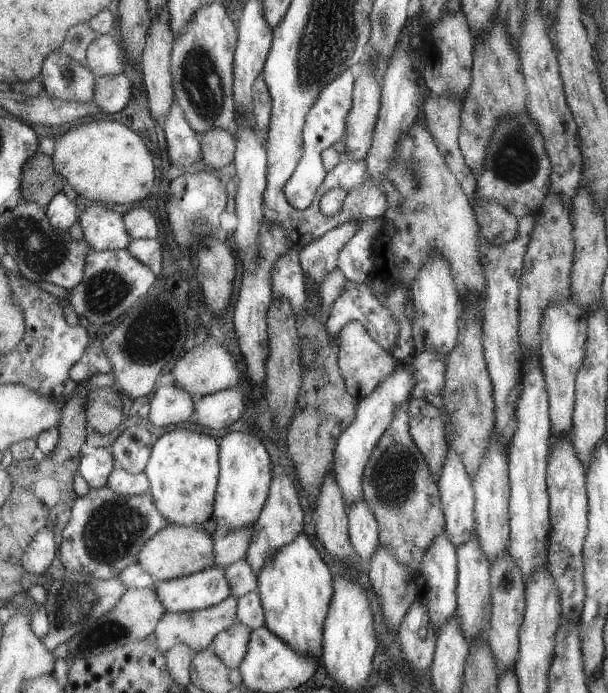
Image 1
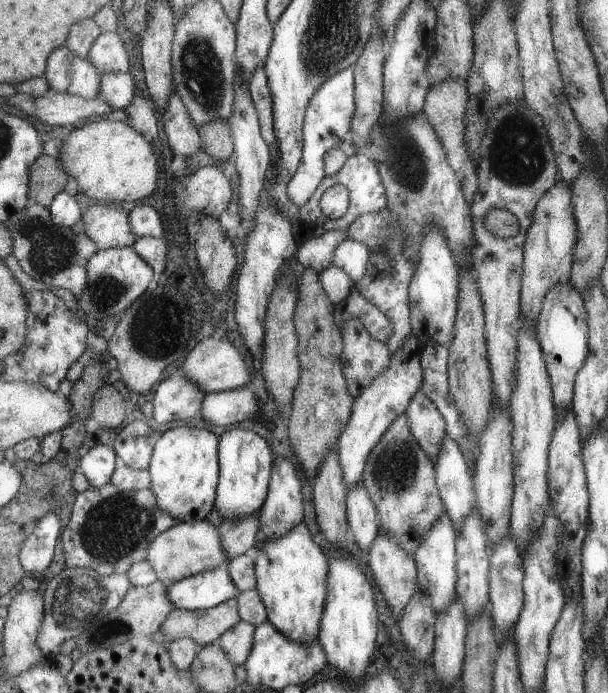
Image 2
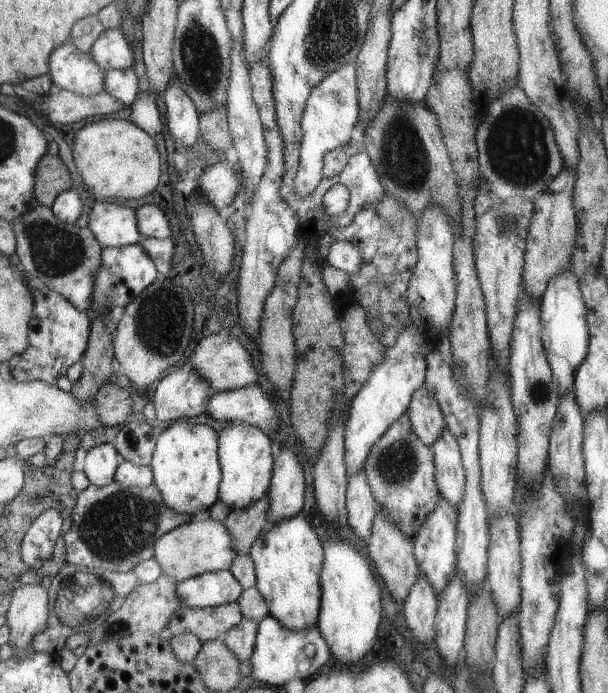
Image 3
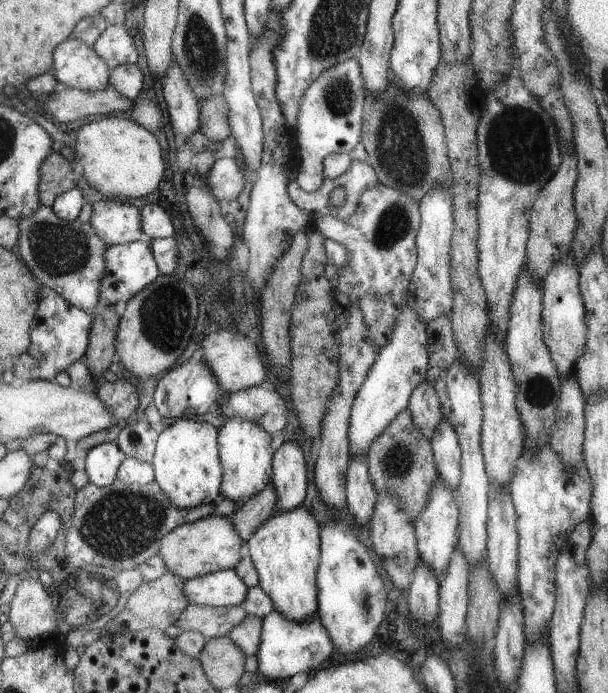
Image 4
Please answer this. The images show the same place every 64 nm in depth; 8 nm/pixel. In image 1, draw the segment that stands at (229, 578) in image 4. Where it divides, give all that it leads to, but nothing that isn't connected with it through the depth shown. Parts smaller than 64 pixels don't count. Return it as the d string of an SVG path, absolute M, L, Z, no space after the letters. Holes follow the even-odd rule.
M217 566L153 586L165 612L199 612L231 596L231 582L227 582L225 570Z

